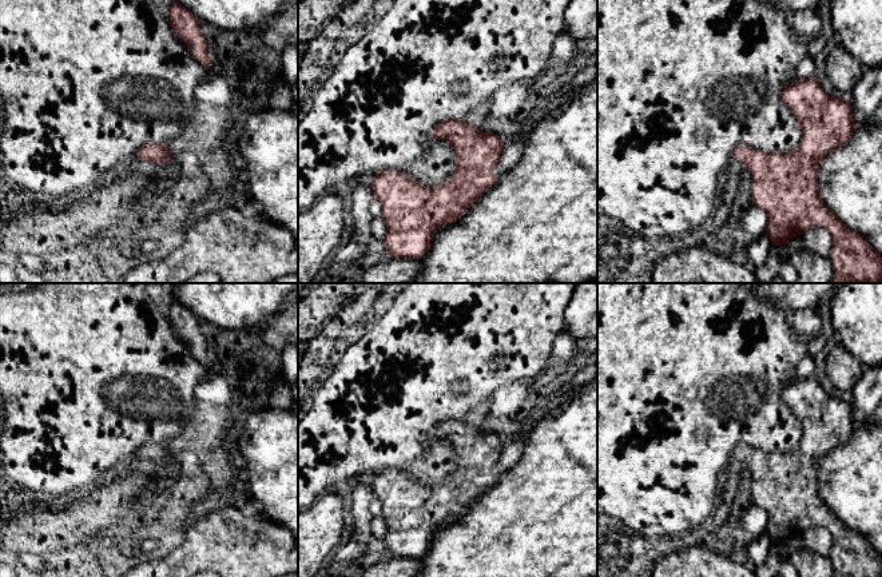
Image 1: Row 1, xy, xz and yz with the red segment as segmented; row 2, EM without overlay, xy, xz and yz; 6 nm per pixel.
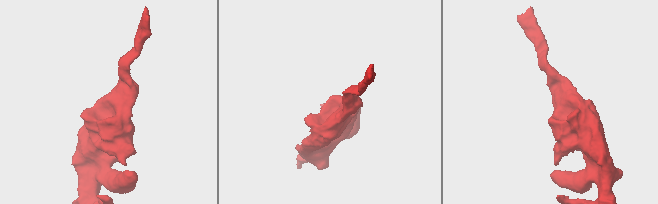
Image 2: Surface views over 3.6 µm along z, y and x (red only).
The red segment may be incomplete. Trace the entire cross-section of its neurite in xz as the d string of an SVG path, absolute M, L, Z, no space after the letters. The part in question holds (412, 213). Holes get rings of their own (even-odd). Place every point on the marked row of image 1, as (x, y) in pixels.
M460 120L438 123L434 139L445 139L456 151L456 170L440 186L420 186L397 170L378 172L374 198L384 206L386 252L394 258L421 259L437 230L454 223L496 183L493 170L500 160L500 136Z

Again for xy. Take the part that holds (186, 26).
M178 0L170 7L170 25L176 36L187 45L196 61L207 68L212 65L208 43L200 33L199 19L186 9Z

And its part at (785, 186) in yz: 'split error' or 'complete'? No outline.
complete

